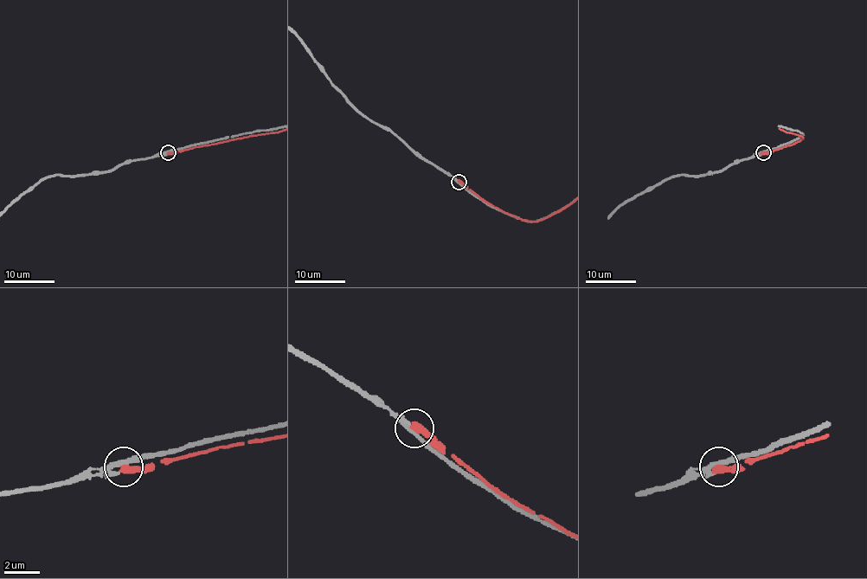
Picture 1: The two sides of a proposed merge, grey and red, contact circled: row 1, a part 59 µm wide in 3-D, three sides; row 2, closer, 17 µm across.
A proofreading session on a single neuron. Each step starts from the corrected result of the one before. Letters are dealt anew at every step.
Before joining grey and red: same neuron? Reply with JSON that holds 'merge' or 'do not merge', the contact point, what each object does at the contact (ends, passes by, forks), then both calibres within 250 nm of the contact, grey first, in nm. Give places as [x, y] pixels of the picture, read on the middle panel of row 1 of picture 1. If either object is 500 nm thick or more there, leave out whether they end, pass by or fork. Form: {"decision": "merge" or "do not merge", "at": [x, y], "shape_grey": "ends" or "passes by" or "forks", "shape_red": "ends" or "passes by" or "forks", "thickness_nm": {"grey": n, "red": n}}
{"decision": "do not merge", "at": [459, 182], "shape_grey": "passes by", "shape_red": "ends", "thickness_nm": {"grey": 260, "red": 440}}

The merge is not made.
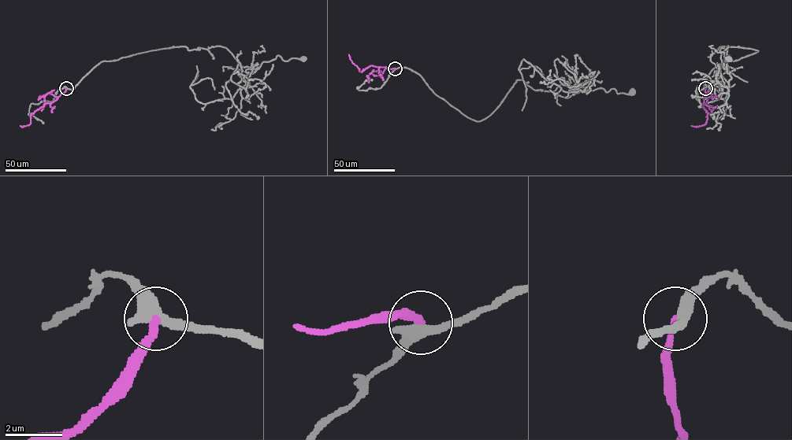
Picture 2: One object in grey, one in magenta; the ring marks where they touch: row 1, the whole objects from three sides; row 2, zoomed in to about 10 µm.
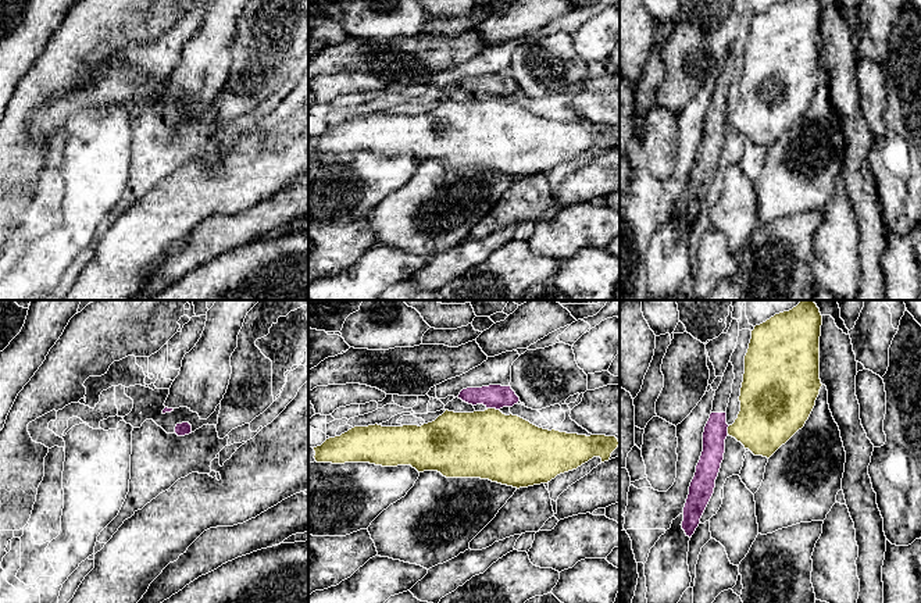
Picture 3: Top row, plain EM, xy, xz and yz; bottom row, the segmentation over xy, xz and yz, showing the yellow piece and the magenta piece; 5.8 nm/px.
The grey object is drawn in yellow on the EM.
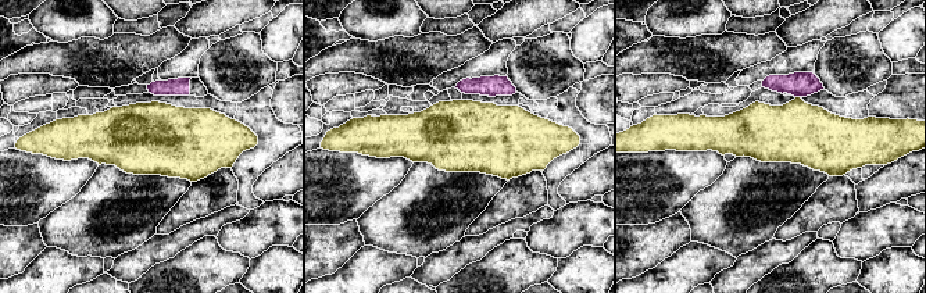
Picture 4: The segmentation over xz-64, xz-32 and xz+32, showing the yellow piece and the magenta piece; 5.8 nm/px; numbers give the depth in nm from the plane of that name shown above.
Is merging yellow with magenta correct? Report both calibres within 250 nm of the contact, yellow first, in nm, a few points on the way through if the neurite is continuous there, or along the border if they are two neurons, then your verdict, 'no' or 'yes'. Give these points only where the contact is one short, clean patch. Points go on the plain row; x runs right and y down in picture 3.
400/140 nm | along xz (488, 96), (499, 99) | no

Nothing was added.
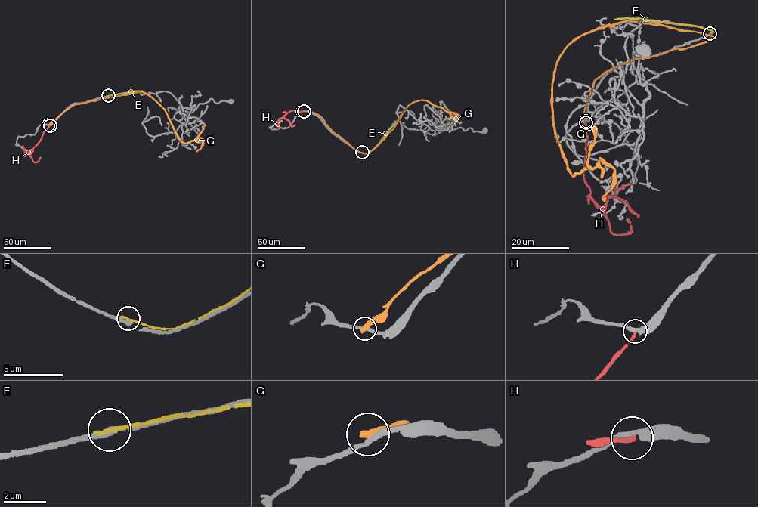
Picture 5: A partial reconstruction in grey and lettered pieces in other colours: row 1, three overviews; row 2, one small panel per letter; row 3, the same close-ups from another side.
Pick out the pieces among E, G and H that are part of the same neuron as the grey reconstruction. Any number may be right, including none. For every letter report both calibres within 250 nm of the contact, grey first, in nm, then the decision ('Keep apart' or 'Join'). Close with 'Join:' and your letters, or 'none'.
E: Thickness 280 nm (grey) against 200 nm. Keep apart
G: Thickness 240 nm (grey) against 400 nm. Keep apart
H: Thickness 340 nm (grey) against 200 nm. Keep apart
Join: none

